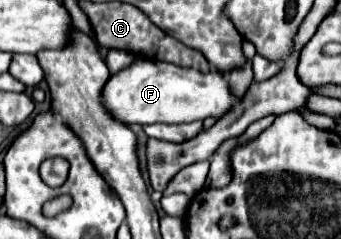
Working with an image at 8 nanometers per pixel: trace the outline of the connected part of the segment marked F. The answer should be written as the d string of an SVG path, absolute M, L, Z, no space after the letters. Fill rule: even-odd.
M133 61L129 67L113 73L103 87L101 99L107 111L125 125L189 123L207 117L219 119L229 111L231 105L237 105L241 101L229 93L227 77L215 69L203 75L195 69L159 61Z

